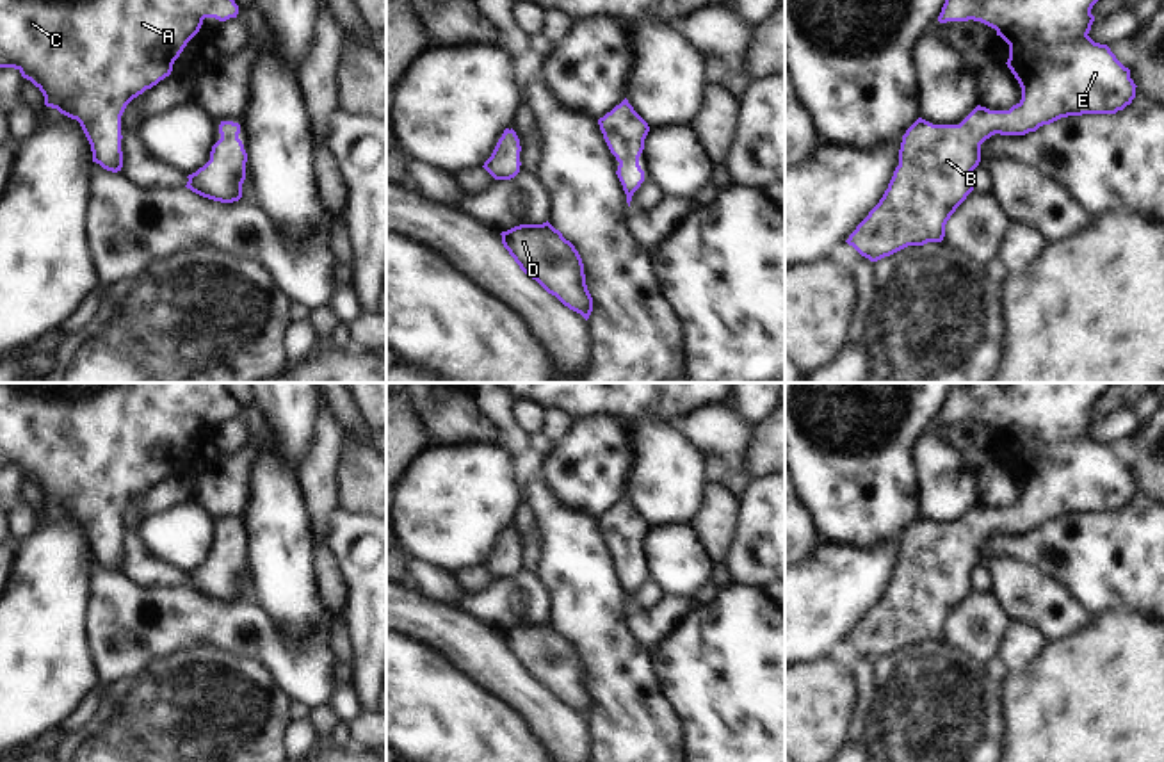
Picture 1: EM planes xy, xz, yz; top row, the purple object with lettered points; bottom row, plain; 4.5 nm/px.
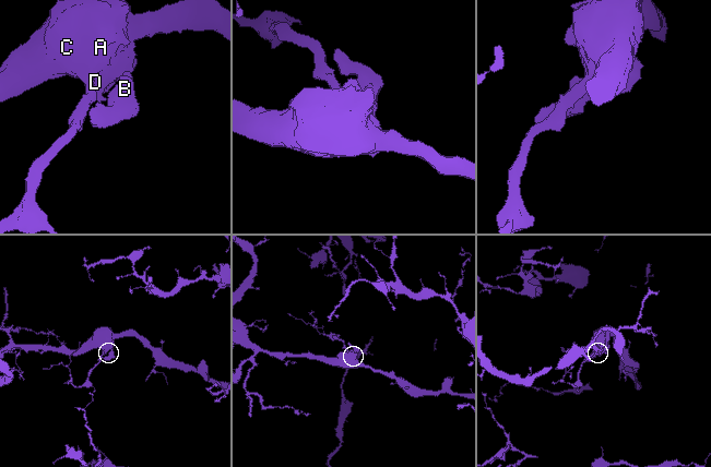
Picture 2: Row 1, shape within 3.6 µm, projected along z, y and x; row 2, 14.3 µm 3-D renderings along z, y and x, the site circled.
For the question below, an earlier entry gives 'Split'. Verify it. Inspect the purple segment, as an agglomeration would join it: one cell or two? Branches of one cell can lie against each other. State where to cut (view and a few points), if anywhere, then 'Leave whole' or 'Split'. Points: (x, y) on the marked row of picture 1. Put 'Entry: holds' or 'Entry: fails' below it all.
No split. Leave whole
Entry: fails

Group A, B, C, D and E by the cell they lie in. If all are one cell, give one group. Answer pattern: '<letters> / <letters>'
A B C D E

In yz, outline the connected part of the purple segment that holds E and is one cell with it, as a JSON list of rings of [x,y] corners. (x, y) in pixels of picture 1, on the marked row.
[[[945,0],[938,16],[940,23],[981,21],[995,28],[997,36],[1009,45],[1009,59],[1006,64],[1022,87],[1022,100],[1009,110],[990,110],[977,105],[959,125],[933,125],[918,118],[902,135],[899,166],[893,171],[888,189],[845,242],[870,262],[877,262],[908,246],[942,242],[947,221],[974,190],[970,174],[981,162],[981,144],[986,139],[995,134],[1025,135],[1061,118],[1116,114],[1130,105],[1137,87],[1130,78],[1130,69],[1116,59],[1107,45],[1095,43],[1087,36],[1095,21],[1091,9],[1096,2],[1098,0]]]

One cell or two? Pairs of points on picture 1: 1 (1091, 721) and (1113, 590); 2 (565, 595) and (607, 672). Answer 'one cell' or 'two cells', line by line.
1: two cells
2: one cell

